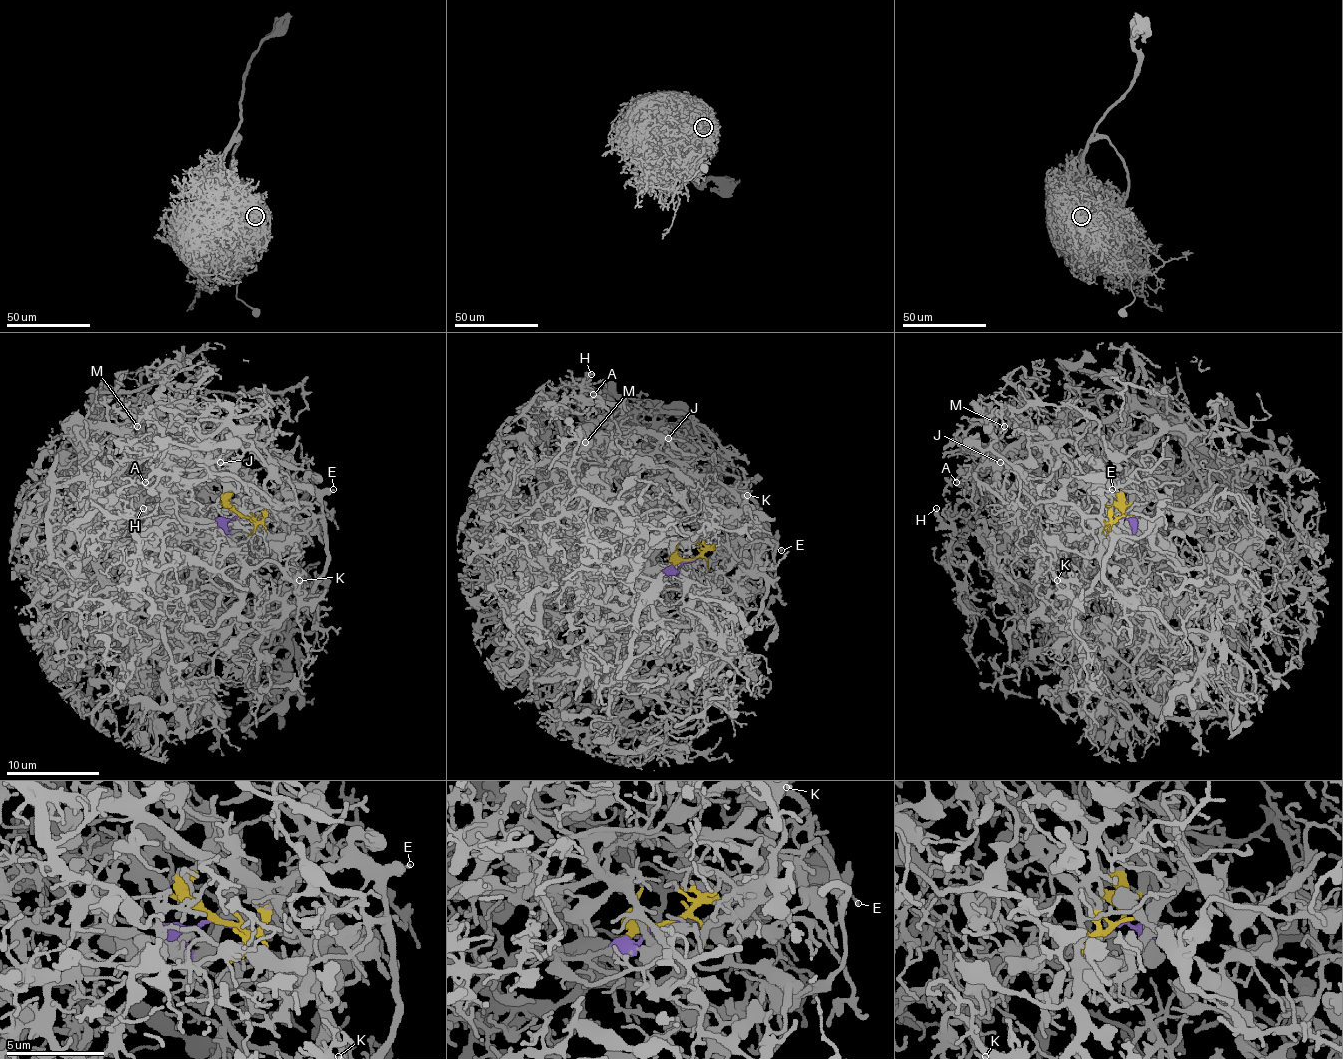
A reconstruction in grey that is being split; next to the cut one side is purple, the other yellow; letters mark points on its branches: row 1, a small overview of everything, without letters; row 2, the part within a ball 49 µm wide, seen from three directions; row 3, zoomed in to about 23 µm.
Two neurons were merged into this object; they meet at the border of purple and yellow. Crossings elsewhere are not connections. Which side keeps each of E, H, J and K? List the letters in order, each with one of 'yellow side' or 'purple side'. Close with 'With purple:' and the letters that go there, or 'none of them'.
E: yellow side
H: purple side
J: purple side
K: purple side
With purple: H, J, K

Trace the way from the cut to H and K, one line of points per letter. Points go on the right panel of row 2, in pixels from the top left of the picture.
H: (1122, 517), (1136, 531), (1019, 526), (991, 566), (960, 568), (937, 507)
K: (1122, 517), (1129, 519), (1136, 531), (1136, 514), (1131, 526), (1103, 552), (1099, 580), (1073, 606), (1056, 580)

